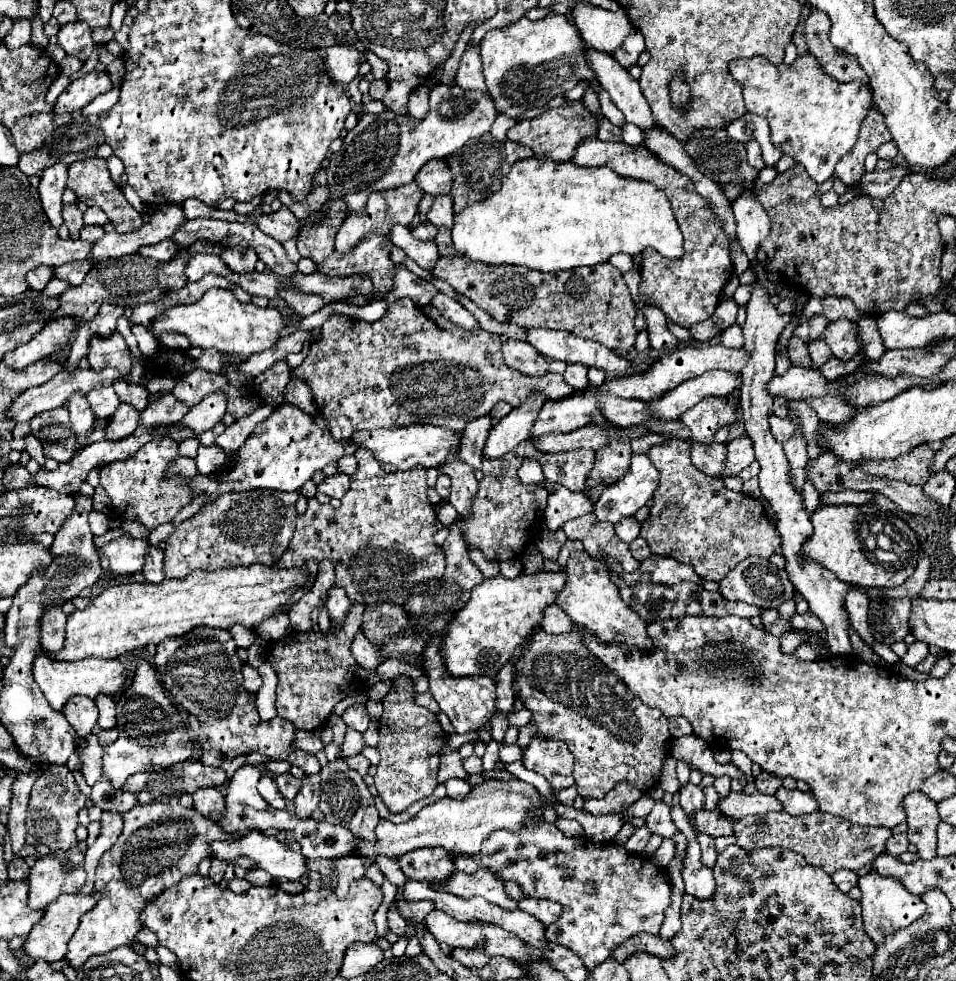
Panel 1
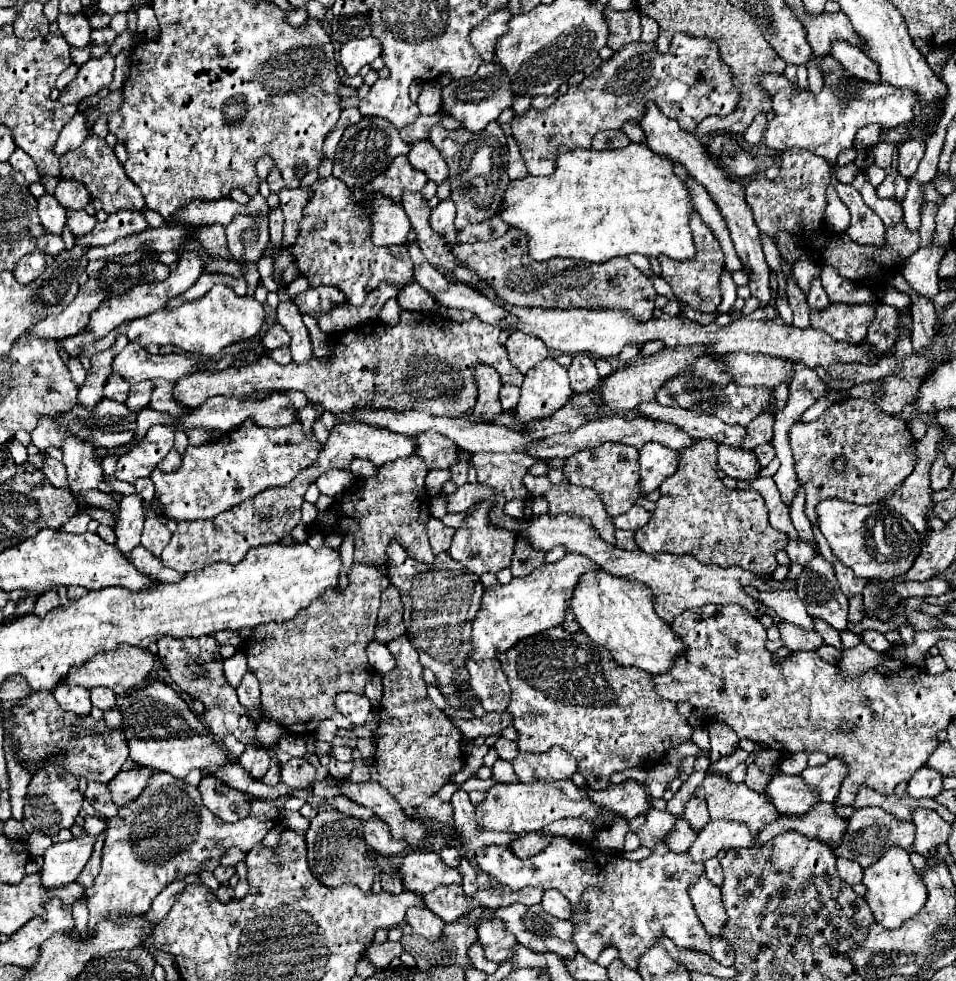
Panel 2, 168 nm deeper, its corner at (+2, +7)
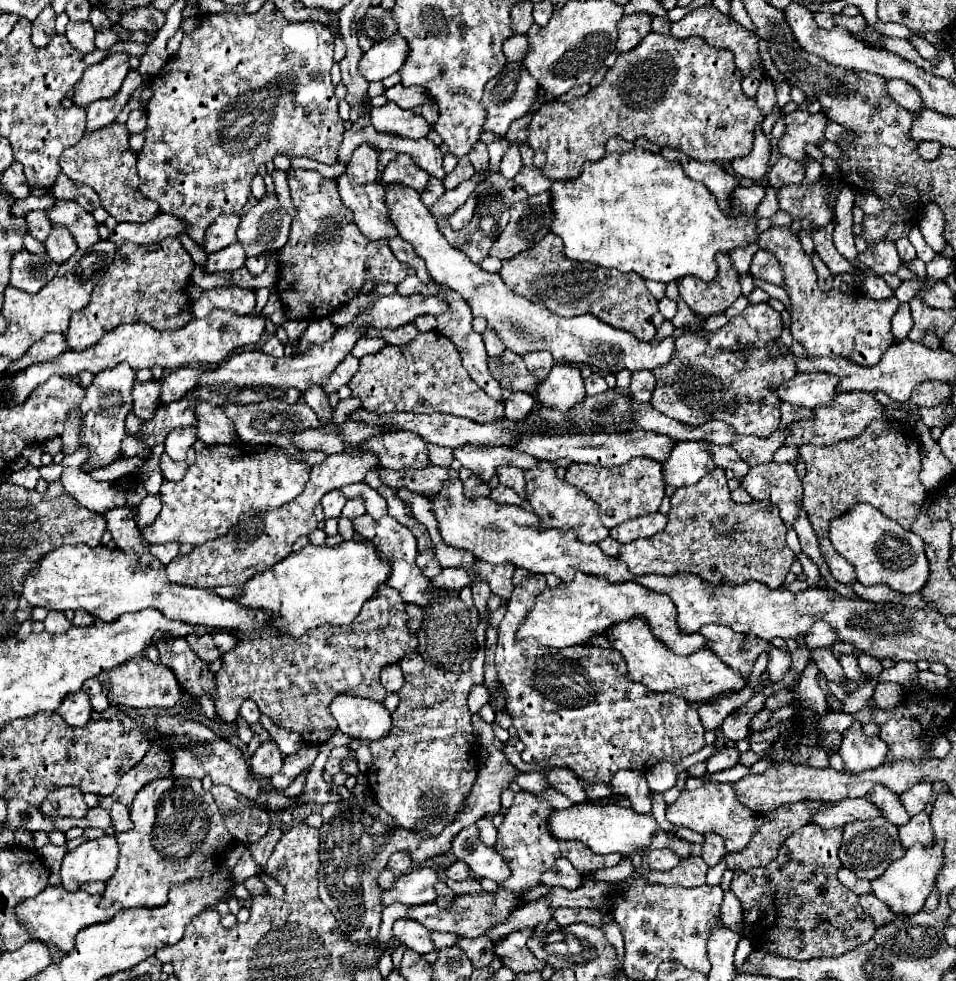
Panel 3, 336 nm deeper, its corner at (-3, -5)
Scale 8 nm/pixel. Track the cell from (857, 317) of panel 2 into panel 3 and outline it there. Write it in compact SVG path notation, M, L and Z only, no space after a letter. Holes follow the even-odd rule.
M770 226L758 238L760 250L774 254L784 272L784 290L790 298L790 316L792 326L790 334L796 342L800 342L810 356L844 356L860 366L874 366L880 362L884 350L892 346L892 330L890 320L900 304L896 296L886 300L872 300L862 292L840 292L832 288L830 292L822 292L818 288L816 270L812 260L806 256L798 236L792 228L776 228Z

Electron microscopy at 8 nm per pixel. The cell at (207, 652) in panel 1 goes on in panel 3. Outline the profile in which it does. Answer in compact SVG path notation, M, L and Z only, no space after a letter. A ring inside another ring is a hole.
M160 638L156 648L160 652L160 662L176 674L178 682L188 694L214 694L214 674L208 670L208 664L190 650L184 638Z

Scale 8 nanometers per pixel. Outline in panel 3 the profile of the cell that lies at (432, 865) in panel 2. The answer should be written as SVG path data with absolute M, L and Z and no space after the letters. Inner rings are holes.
M416 868L414 872L400 876L392 890L382 890L382 906L390 906L394 902L402 904L430 904L436 900L434 892L434 882L438 880L438 874L430 868Z

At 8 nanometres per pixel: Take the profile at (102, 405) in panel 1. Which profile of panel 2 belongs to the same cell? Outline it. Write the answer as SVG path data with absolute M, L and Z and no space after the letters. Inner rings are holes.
M113 374L111 378L107 378L107 382L103 386L103 394L105 394L105 398L109 398L113 402L125 402L125 398L129 394L129 384L123 378L119 378L117 374Z

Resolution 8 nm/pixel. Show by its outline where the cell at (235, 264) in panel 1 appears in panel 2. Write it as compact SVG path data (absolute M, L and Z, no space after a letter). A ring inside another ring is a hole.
M237 216L227 226L227 246L235 260L251 264L263 256L263 250L269 242L267 218Z

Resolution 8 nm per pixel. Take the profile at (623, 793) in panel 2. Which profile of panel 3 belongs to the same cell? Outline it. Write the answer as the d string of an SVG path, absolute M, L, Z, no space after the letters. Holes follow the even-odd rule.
M618 770L618 774L610 780L612 794L624 796L630 800L632 810L638 814L648 814L652 810L650 802L650 788L646 784L644 772L640 770Z

